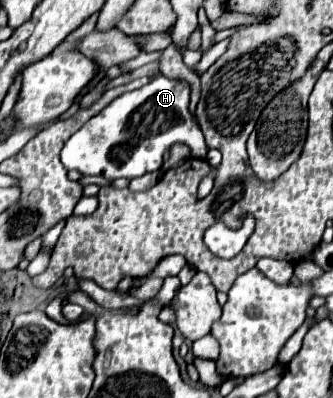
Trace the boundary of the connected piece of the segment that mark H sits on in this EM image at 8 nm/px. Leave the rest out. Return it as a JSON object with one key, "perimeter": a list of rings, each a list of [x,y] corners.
{"perimeter":[[[160,74],[146,86],[114,98],[114,102],[110,102],[100,114],[90,118],[76,134],[68,138],[60,160],[68,170],[78,170],[80,174],[104,176],[108,180],[132,180],[160,170],[164,154],[178,142],[190,146],[194,158],[206,158],[208,146],[188,104],[188,82]]]}

